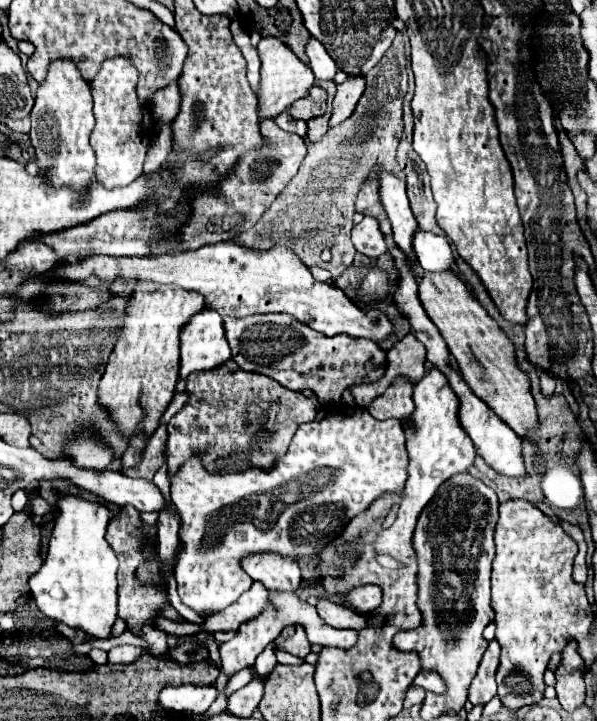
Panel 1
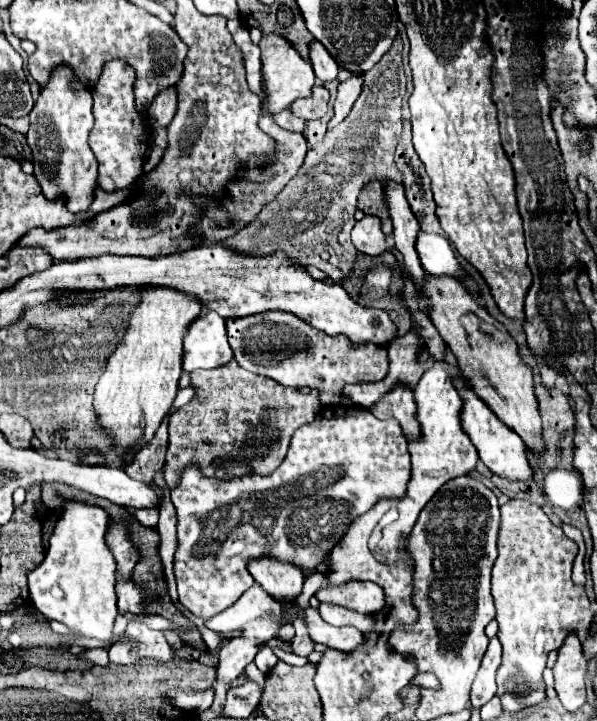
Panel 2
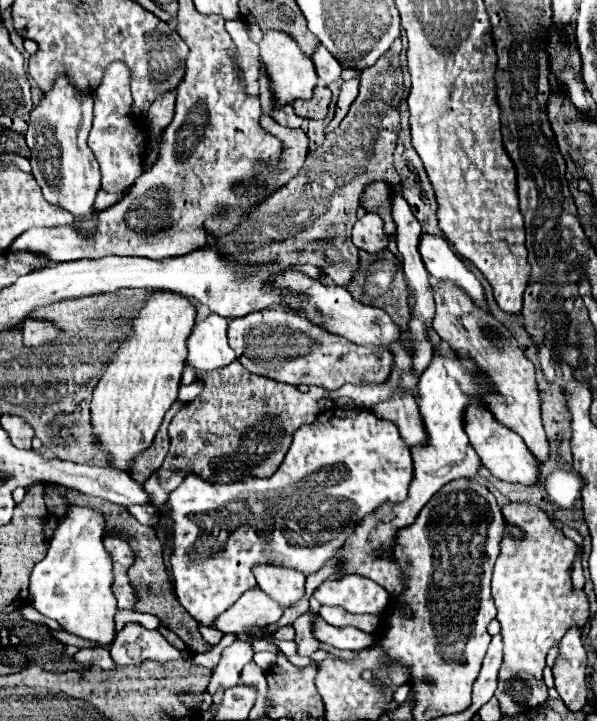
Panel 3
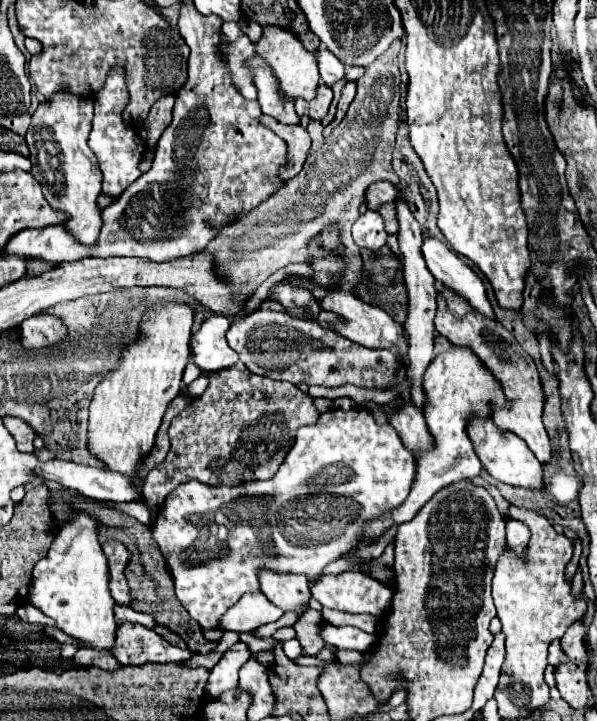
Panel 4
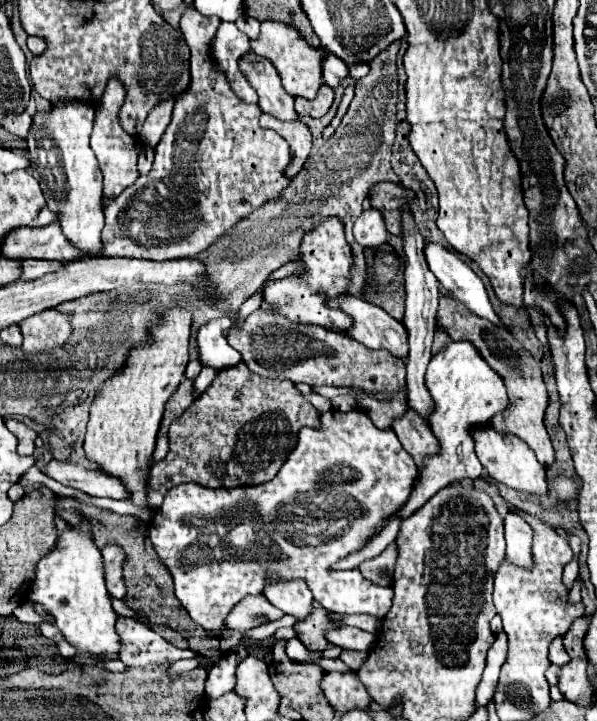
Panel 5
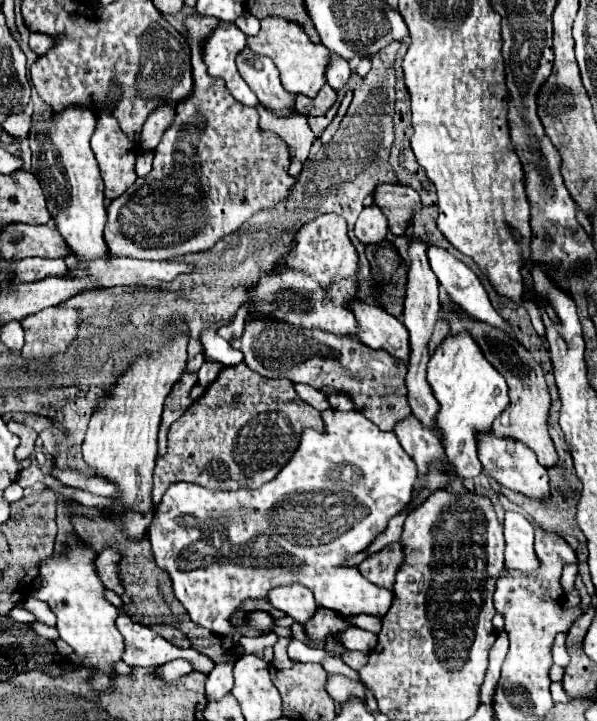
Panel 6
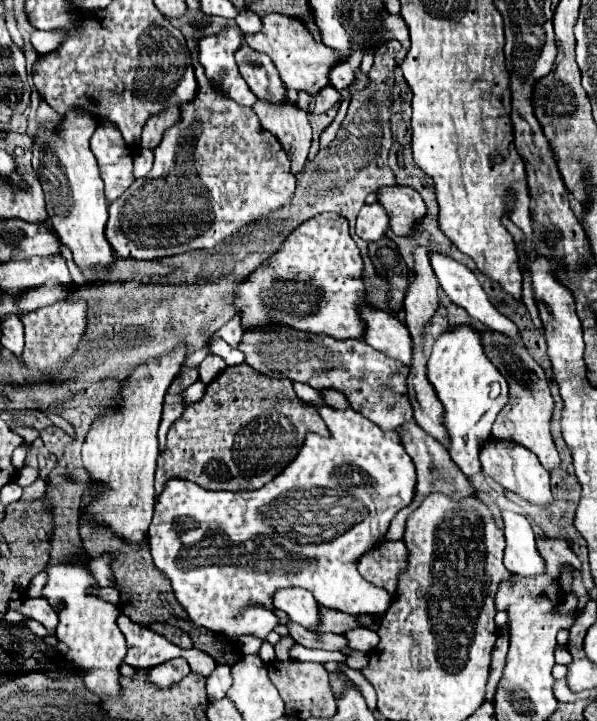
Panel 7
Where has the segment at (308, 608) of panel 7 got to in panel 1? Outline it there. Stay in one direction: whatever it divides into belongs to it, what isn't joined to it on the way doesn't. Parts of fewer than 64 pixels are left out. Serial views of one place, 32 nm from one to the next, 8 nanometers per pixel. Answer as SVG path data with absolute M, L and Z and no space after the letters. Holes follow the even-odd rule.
M276 552L244 556L242 568L244 572L248 572L252 580L262 582L266 590L276 590L276 592L298 592L300 590L298 562L288 556L280 556Z

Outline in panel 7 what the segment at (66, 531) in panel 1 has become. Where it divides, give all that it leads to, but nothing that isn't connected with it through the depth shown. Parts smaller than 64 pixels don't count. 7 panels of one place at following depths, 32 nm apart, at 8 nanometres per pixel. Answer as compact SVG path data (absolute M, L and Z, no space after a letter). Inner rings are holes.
M50 560L44 566L44 570L48 574L48 582L42 588L40 598L48 600L50 606L56 610L56 614L58 614L58 626L56 626L58 640L68 644L68 648L70 648L66 658L76 668L84 670L84 684L88 686L88 690L92 690L98 696L104 696L104 694L116 696L116 694L120 694L118 666L126 654L126 640L116 626L116 618L120 614L120 608L110 602L100 600L94 592L90 592L92 588L100 588L100 584L96 582L96 578L92 574L88 574L86 564L88 564L88 560L86 562Z

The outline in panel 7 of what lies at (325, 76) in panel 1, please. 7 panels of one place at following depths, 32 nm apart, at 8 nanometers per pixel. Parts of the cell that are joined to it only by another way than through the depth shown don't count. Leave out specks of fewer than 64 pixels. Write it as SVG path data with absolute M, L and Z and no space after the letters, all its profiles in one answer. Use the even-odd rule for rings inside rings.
M340 60L340 64L336 64L336 68L332 68L330 86L336 90L342 90L342 88L348 88L352 80L354 80L354 70L350 68L348 60Z

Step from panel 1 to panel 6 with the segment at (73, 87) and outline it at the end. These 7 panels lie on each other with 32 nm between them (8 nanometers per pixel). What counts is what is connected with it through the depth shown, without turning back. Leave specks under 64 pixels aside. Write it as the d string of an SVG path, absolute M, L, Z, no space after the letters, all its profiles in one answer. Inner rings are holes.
M66 108L64 112L54 112L50 120L38 120L28 134L32 150L32 174L38 178L48 202L48 210L54 214L54 222L66 244L74 250L78 262L110 258L102 238L106 224L104 184L90 148L94 126L96 114L90 108Z

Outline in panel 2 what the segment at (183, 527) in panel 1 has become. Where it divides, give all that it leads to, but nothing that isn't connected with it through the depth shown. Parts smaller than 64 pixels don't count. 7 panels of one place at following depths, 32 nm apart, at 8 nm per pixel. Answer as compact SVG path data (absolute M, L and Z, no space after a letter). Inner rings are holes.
M324 406L316 420L304 424L292 436L282 464L270 474L248 474L236 478L210 478L190 464L172 488L172 504L178 516L178 550L174 554L174 576L180 602L204 622L232 606L252 584L246 564L256 558L274 556L302 570L322 564L330 548L342 540L350 522L368 512L380 498L402 498L410 478L410 454L406 436L396 420L378 420L366 408Z

